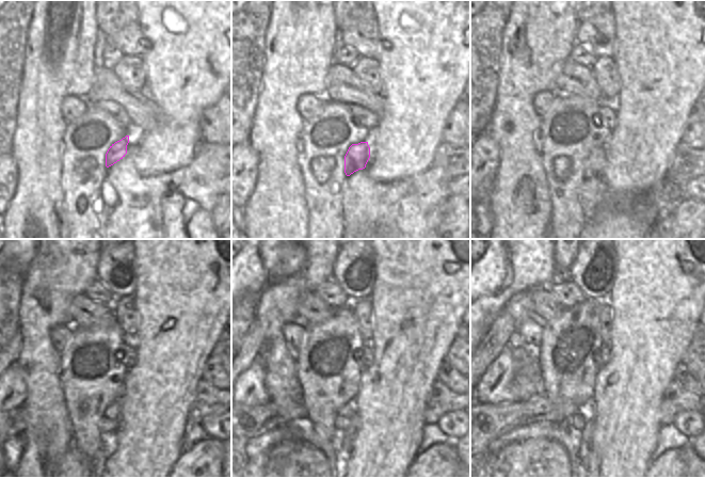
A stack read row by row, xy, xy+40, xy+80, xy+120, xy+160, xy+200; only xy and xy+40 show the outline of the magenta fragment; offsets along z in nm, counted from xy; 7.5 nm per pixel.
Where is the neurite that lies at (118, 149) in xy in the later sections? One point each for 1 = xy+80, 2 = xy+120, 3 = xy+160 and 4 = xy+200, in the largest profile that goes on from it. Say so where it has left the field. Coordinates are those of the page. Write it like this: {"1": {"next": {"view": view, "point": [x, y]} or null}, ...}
{"1": {"next": {"view": "xy+80", "point": [595, 163]}}, "2": {"next": {"view": "xy+120", "point": [113, 410]}}, "3": {"next": {"view": "xy+160", "point": [348, 436]}}, "4": {"next": {"view": "xy+200", "point": [587, 436]}}}

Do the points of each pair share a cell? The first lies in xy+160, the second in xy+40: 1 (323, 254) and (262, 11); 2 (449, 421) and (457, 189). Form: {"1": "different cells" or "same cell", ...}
{"1": "different cells", "2": "same cell"}

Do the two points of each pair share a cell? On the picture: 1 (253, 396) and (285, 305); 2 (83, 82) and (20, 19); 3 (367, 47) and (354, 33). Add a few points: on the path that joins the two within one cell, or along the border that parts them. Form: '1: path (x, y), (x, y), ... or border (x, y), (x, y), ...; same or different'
1: border (259, 356), (265, 367), (265, 387), (267, 389); different
2: border (33, 11), (30, 17), (23, 51); different
3: path (365, 44), (357, 36); same

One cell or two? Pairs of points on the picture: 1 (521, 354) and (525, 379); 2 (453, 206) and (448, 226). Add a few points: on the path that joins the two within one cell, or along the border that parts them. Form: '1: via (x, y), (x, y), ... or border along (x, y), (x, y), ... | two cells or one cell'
1: via (525, 361), (525, 372) | one cell
2: via (453, 211), (453, 221) | one cell

